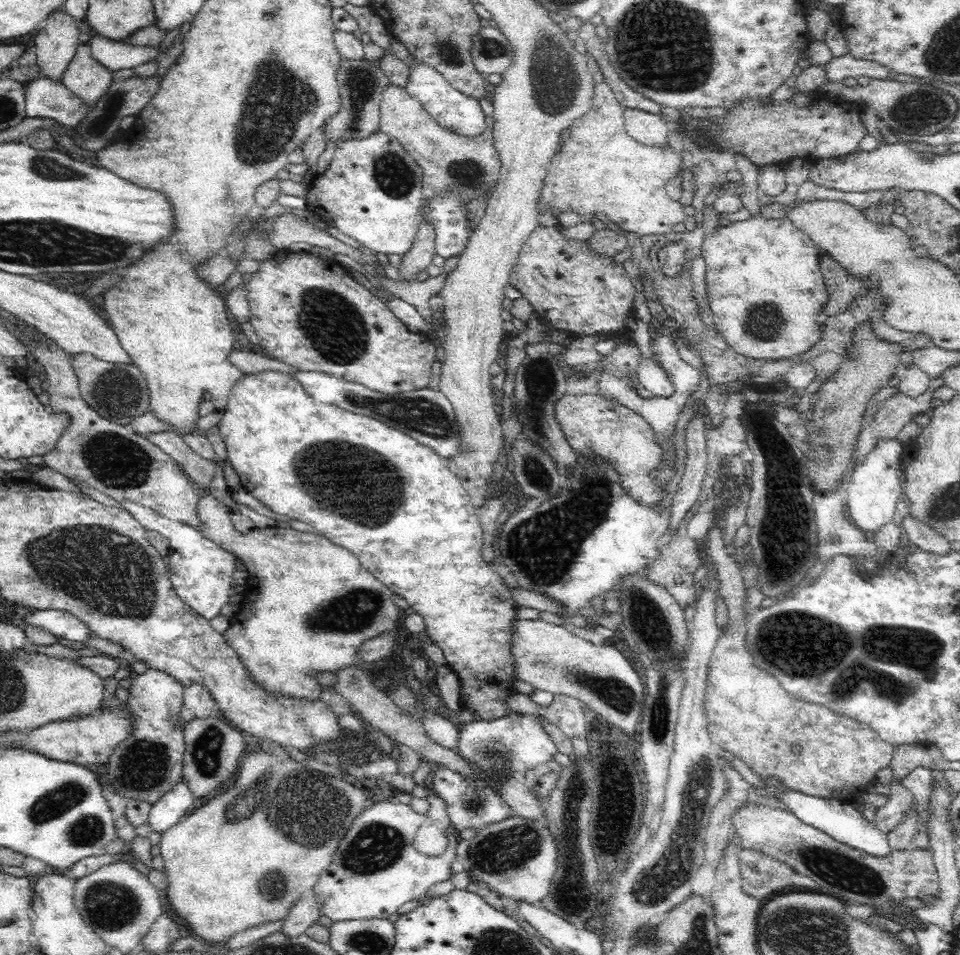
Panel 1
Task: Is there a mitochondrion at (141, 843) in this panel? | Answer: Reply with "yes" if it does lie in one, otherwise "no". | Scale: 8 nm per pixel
no

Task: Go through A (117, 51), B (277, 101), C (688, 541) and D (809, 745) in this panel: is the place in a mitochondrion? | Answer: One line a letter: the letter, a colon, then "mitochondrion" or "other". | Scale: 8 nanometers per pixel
A: other
B: mitochondrion
C: other
D: other

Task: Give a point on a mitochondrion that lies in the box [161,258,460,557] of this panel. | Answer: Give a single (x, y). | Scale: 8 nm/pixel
(369, 485)

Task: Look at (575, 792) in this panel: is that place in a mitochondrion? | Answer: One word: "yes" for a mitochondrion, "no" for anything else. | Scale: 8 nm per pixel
no

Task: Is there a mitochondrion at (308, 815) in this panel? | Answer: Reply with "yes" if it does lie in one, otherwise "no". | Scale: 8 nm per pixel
yes

